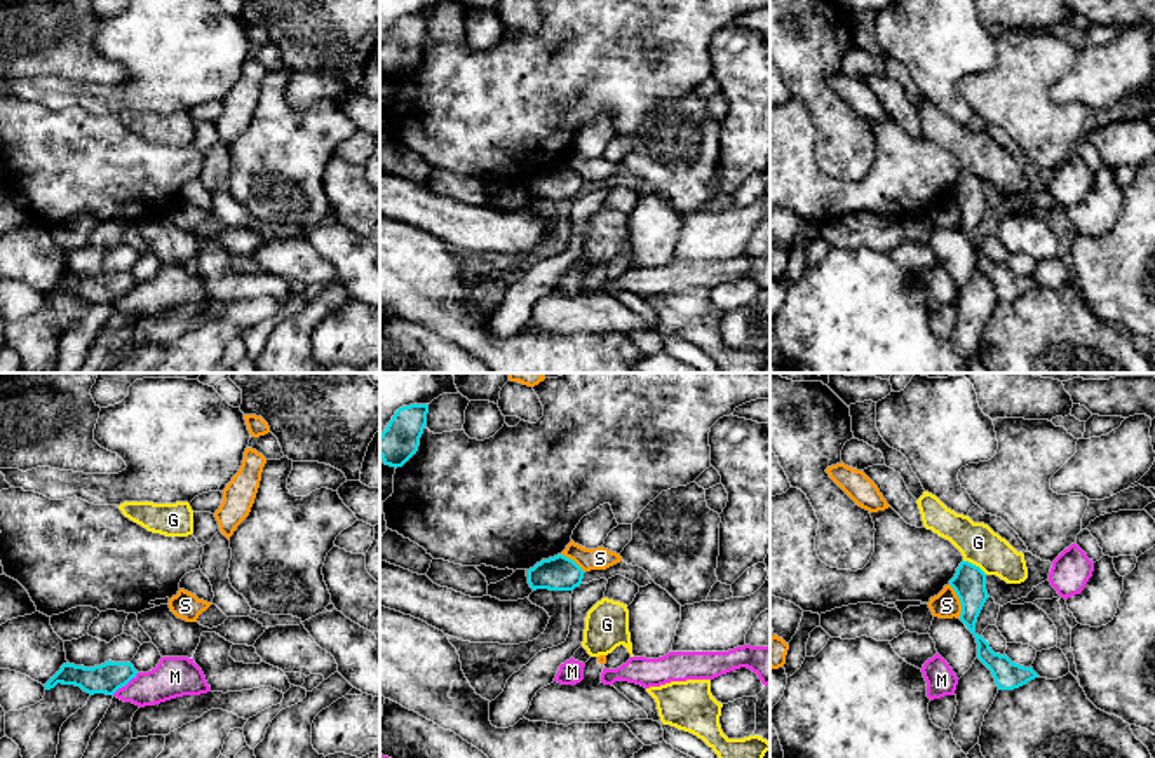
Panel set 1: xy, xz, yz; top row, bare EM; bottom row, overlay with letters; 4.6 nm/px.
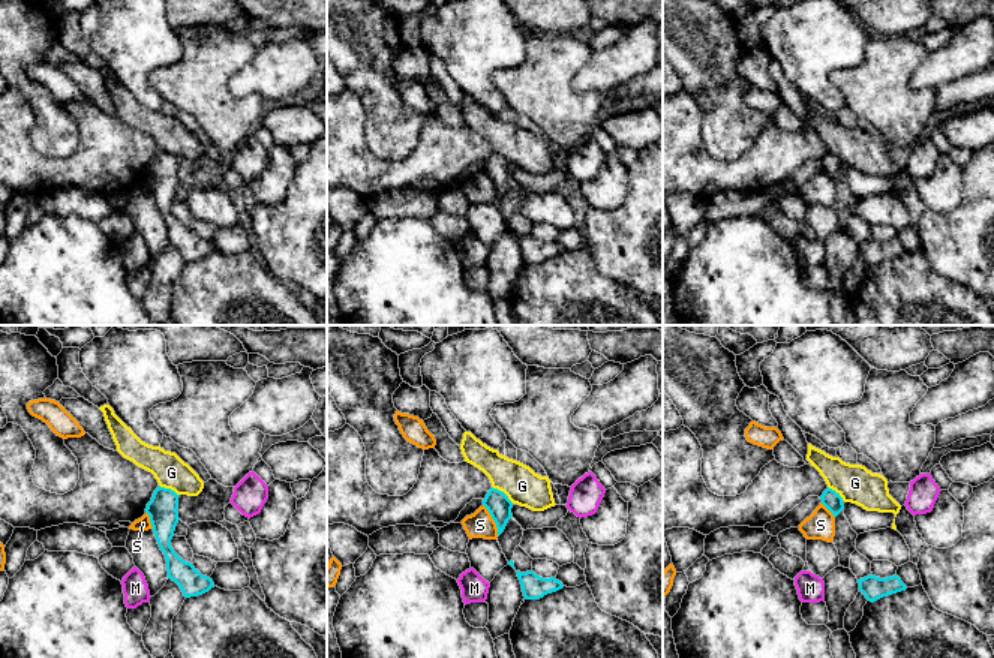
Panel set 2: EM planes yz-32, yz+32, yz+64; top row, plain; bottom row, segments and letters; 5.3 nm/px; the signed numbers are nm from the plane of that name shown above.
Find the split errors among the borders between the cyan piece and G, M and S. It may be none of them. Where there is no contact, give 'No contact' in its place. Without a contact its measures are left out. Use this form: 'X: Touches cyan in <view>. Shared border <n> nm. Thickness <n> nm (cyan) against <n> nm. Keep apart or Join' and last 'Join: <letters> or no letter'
G: Touches cyan in yz. Shared border 130 nm. Thickness 160 nm (cyan) against 180 nm. Keep apart
M: Touches cyan in xy. Shared border 160 nm. Thickness 140 nm (cyan) against 190 nm. Keep apart
S: Touches cyan in yz. Shared border 170 nm. Thickness 160 nm (cyan) against 130 nm. Keep apart
Join: no letter

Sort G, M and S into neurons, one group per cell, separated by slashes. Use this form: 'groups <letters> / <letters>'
groups G / M / S

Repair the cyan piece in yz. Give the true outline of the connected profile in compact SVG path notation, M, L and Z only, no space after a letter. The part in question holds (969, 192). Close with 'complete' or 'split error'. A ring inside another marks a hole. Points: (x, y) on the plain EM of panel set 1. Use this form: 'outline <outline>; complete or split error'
outline M962 171L949 195L962 213L960 230L976 247L977 268L991 281L998 300L1014 300L1038 288L1033 277L1019 275L1005 263L995 263L990 253L976 242L977 227L990 207L986 200L986 183L979 176Z; complete

